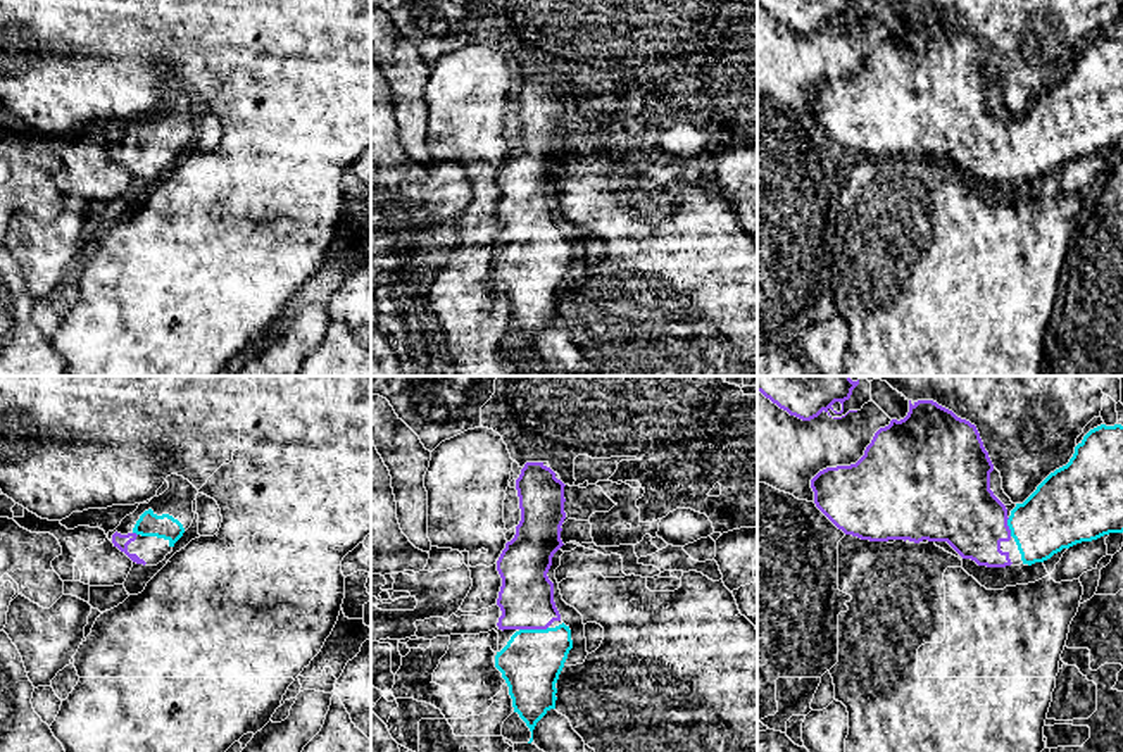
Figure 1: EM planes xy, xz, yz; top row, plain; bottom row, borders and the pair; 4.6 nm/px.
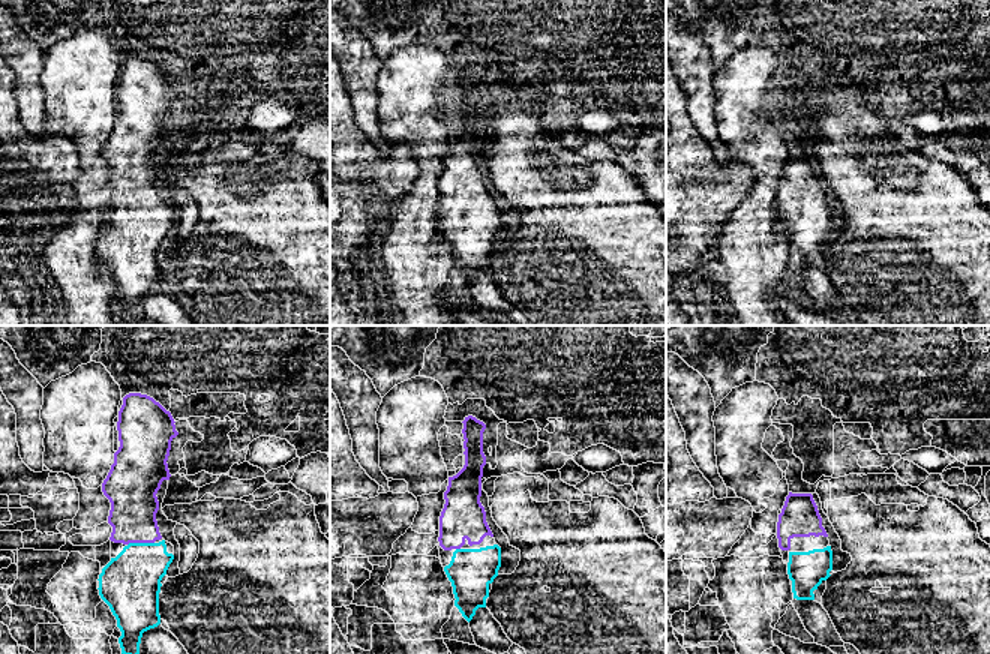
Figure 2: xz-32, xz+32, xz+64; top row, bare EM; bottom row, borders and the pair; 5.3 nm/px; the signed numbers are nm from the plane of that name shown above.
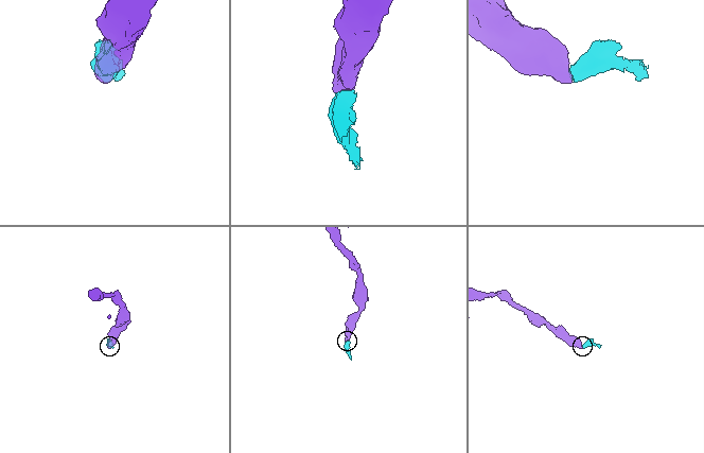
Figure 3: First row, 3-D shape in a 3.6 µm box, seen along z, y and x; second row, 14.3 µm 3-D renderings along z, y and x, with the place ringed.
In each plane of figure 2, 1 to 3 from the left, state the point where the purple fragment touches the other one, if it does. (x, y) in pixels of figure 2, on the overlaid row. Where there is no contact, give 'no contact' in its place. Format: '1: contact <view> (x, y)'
1: contact xz-32 (140, 543)
2: contact xz+32 (458, 549)
3: no contact

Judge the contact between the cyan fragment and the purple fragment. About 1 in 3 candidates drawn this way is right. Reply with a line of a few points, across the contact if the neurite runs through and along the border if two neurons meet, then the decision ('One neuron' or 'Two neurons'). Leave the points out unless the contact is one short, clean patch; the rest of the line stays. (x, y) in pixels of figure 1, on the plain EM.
Line: xz (532, 275), (533, 244), (526, 209). One neuron

